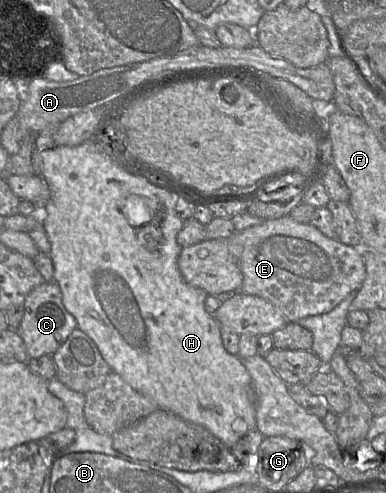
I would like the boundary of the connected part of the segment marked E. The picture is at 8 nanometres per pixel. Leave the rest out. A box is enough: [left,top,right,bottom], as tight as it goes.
[228,215,366,322]

